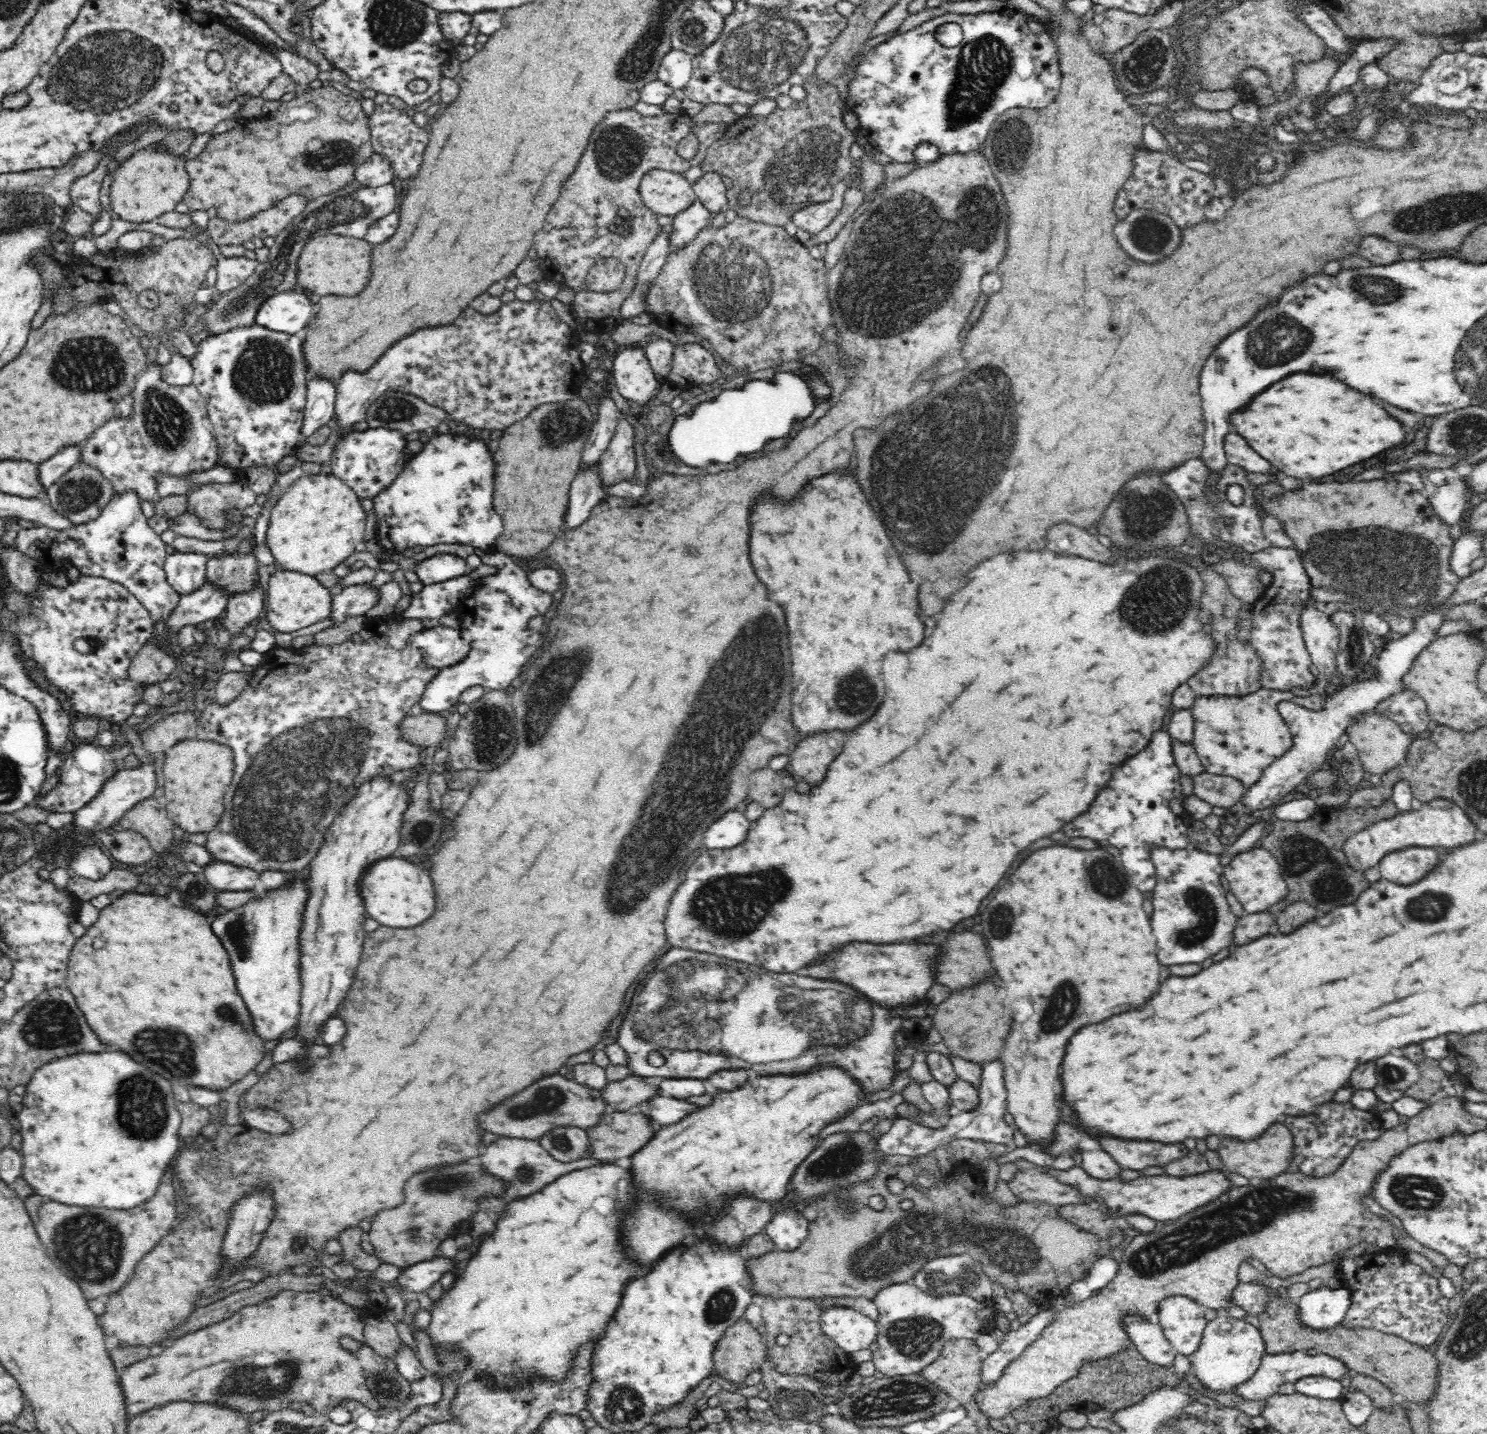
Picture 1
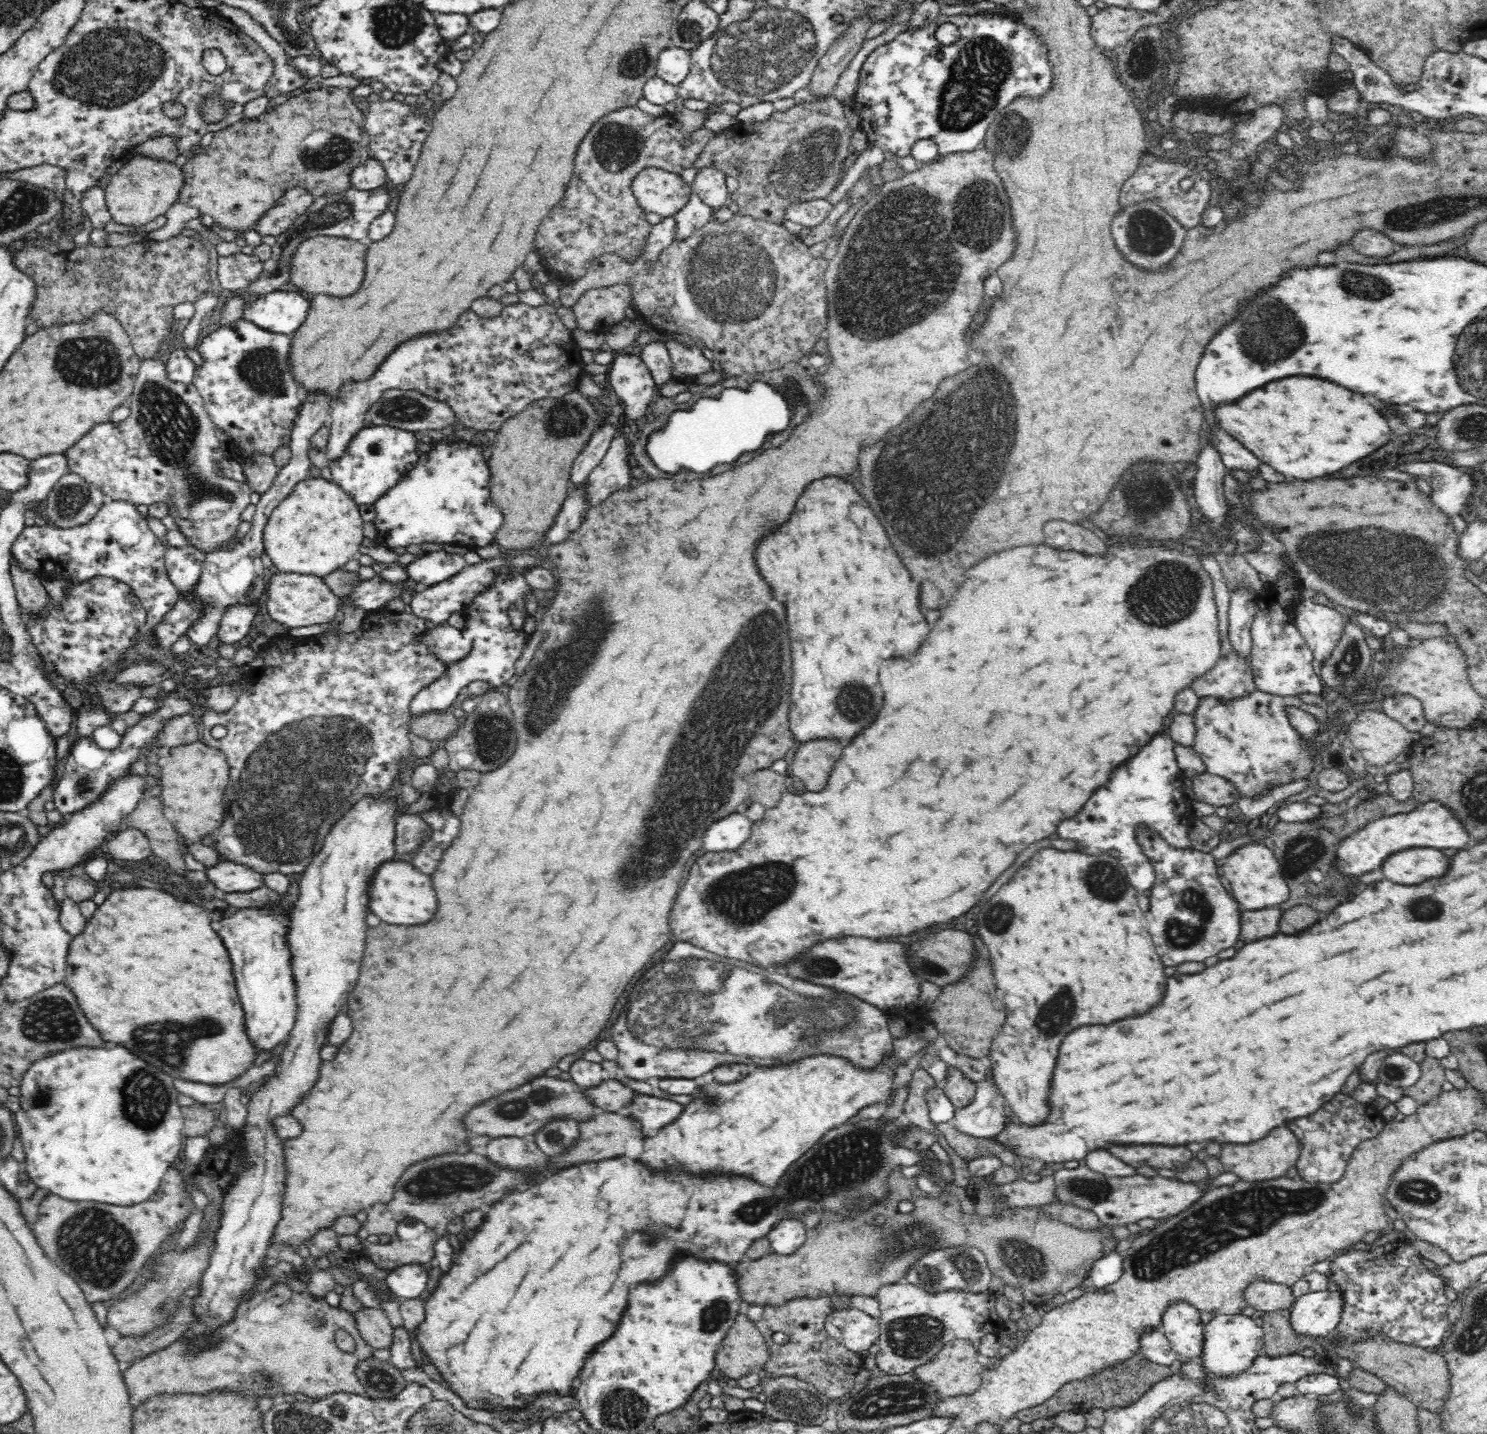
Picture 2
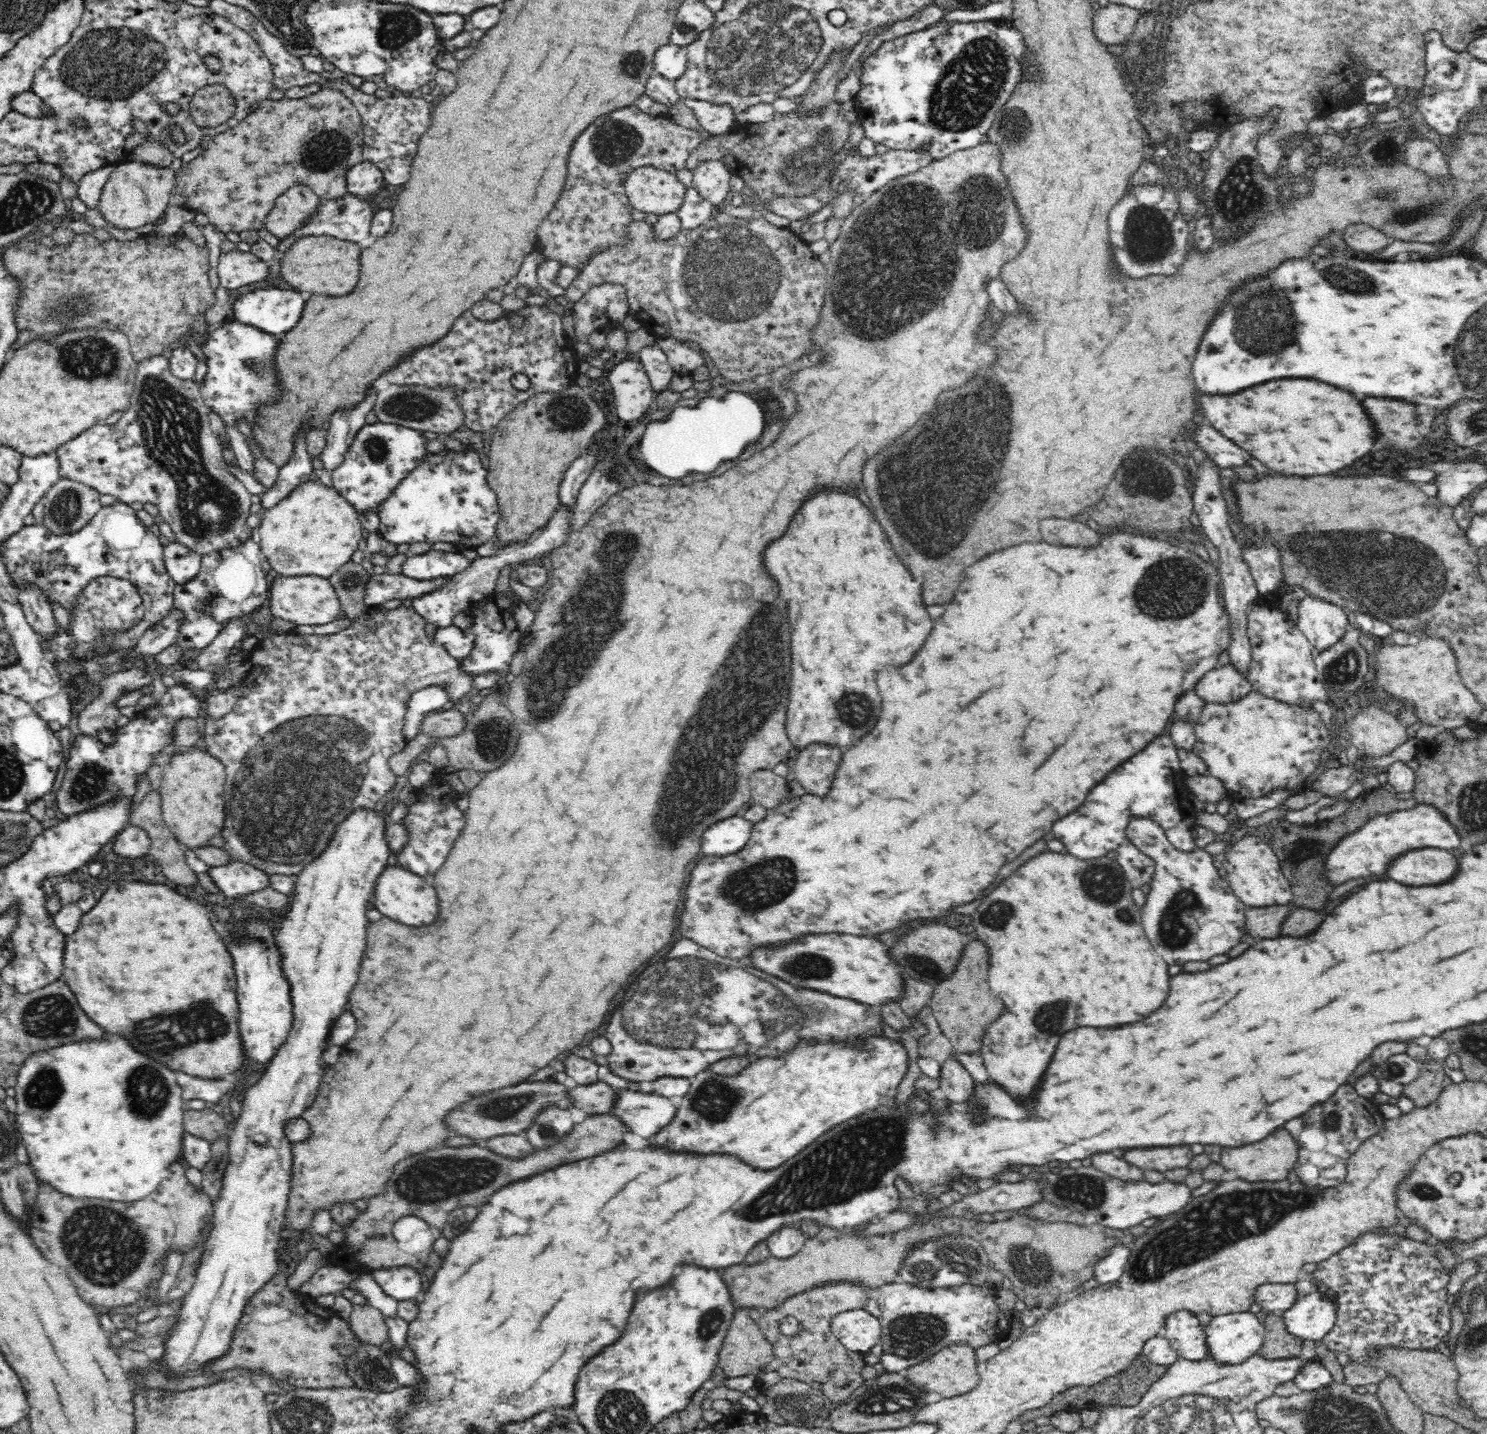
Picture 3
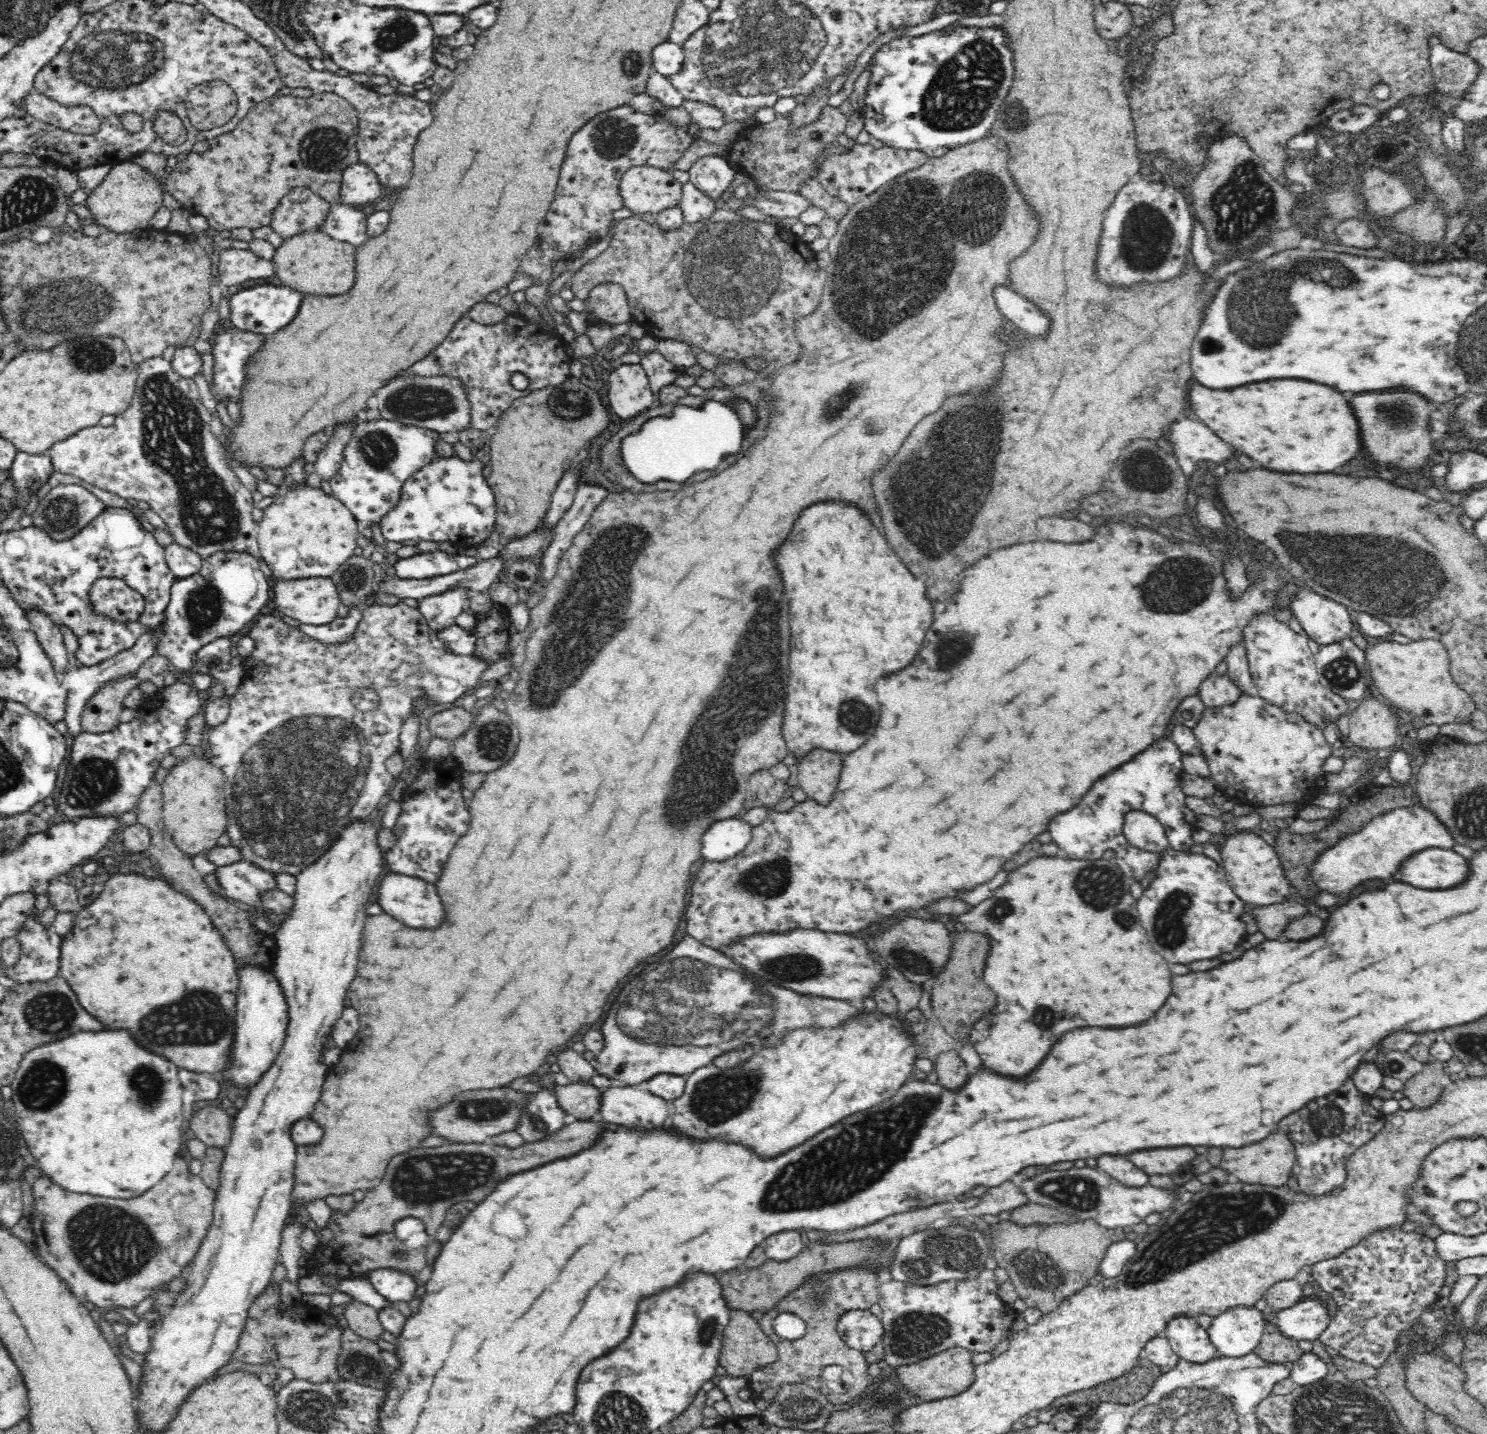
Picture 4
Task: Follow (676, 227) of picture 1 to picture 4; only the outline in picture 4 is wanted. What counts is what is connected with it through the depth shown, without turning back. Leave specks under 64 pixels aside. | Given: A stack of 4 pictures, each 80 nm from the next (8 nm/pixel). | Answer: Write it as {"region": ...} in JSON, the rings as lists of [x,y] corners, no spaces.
{"region":[[[689,181],[681,184],[680,207],[684,211],[686,224],[694,224],[716,210],[716,201]]]}

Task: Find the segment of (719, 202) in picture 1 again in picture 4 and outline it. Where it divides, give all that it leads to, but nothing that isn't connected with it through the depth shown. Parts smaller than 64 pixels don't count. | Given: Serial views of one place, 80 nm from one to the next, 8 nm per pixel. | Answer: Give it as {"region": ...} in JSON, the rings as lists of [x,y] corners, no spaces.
{"region":[[[708,154],[696,159],[687,171],[692,184],[714,200],[722,196],[730,186],[736,172],[730,159],[718,154]]]}

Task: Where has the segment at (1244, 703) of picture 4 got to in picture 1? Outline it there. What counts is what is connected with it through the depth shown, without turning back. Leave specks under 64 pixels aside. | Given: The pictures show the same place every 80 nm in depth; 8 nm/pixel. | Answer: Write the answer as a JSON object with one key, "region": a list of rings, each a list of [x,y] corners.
{"region":[[[1262,688],[1240,697],[1202,696],[1196,699],[1191,707],[1194,738],[1190,744],[1196,749],[1206,771],[1235,778],[1246,791],[1262,778],[1264,770],[1272,762],[1283,757],[1294,746],[1294,735],[1280,715],[1279,705],[1290,702],[1313,712],[1321,712],[1325,708],[1318,694],[1303,697],[1294,692]]]}

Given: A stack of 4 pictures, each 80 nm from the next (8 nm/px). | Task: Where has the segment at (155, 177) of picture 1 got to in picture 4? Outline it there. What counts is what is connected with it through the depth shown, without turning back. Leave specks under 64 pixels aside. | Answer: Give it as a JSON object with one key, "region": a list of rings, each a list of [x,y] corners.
{"region":[[[117,162],[104,180],[88,194],[85,207],[92,214],[94,223],[102,226],[108,233],[131,233],[147,229],[154,214],[163,206],[159,182],[152,174],[136,163]]]}

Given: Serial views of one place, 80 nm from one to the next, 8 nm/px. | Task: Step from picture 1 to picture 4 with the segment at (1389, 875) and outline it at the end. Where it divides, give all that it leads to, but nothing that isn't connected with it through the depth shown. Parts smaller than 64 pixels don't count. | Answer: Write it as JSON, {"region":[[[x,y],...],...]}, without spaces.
{"region":[[[1427,849],[1405,861],[1397,878],[1416,888],[1448,890],[1460,886],[1470,876],[1470,864],[1453,849]]]}

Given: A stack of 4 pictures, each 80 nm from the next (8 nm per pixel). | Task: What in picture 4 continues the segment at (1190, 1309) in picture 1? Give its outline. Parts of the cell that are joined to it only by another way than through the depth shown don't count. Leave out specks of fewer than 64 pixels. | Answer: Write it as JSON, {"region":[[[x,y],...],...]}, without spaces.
{"region":[[[1178,1316],[1172,1319],[1162,1336],[1169,1340],[1174,1352],[1186,1361],[1204,1364],[1217,1357],[1216,1345],[1194,1317]]]}

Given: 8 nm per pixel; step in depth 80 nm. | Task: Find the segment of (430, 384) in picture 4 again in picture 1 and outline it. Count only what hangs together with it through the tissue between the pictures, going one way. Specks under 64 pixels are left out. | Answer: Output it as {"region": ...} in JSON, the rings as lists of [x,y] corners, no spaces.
{"region":[[[387,390],[367,410],[365,422],[370,427],[388,427],[405,435],[410,432],[435,431],[450,413],[407,392]]]}

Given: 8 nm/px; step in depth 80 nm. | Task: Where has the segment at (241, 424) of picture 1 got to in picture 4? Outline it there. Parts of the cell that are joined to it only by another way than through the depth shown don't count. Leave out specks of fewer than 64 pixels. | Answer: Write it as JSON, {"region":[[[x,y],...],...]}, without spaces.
{"region":[[[219,327],[212,338],[212,354],[214,355],[214,369],[212,374],[212,383],[210,383],[210,392],[214,396],[224,398],[226,394],[236,398],[236,386],[240,386],[240,378],[244,378],[244,372],[240,370],[240,366],[244,366],[244,354],[248,354],[248,350],[256,350],[256,346],[260,344],[260,336],[250,332],[241,332],[236,328],[230,329]]]}

